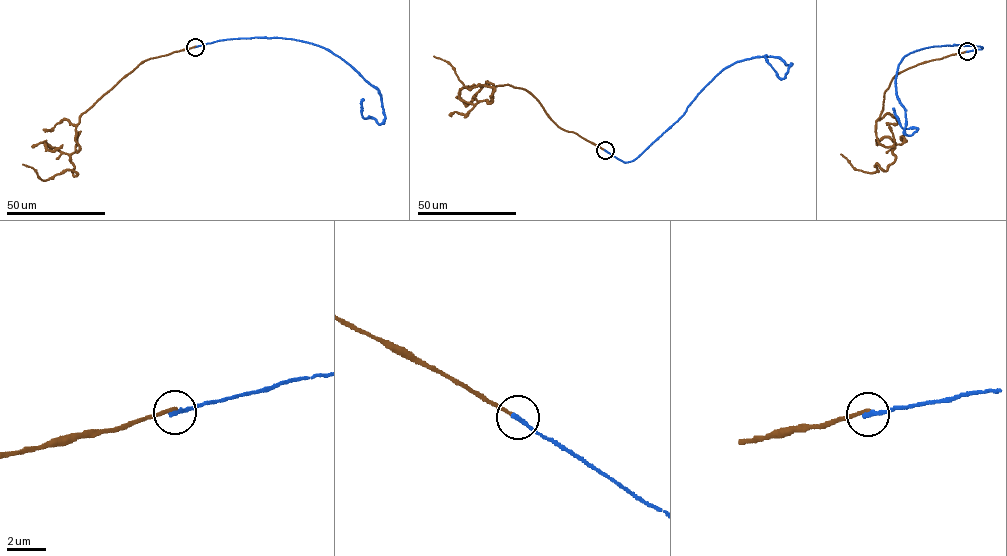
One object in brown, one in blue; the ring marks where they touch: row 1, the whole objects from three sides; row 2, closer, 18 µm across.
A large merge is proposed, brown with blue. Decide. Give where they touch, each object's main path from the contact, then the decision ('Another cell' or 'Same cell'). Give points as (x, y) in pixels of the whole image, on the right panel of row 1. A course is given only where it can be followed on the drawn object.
Place: (967, 51). Course of brown: (967, 51), (893, 77), (876, 122), (878, 141), (895, 147), (886, 170), (857, 170), (840, 154). Course of blue: (967, 51), (983, 48), (905, 55), (895, 84), (912, 135), (917, 129), (901, 126), (893, 108). Another cell

